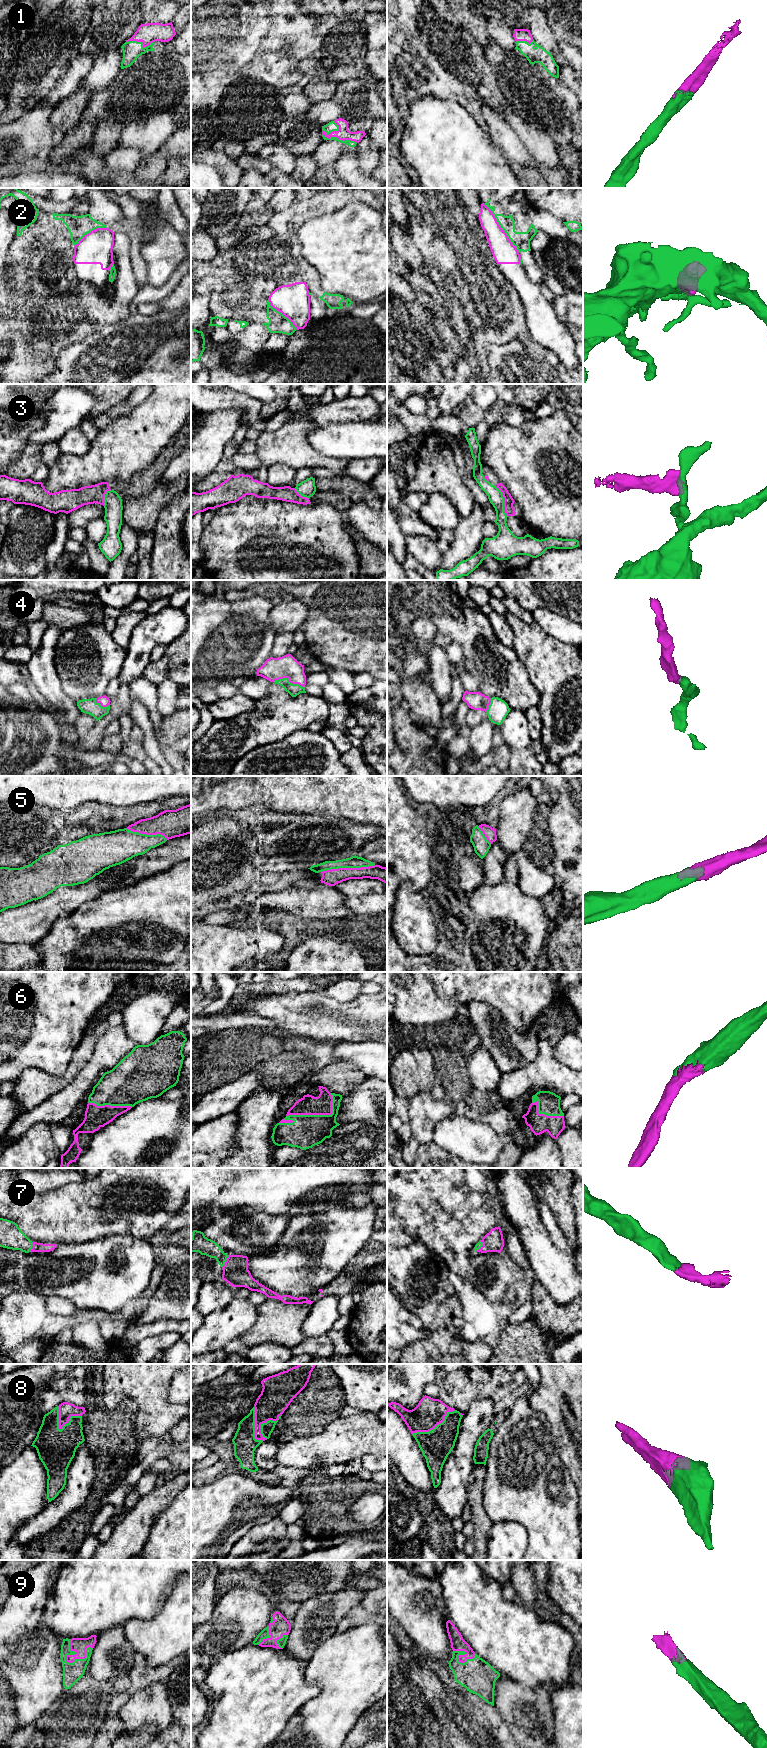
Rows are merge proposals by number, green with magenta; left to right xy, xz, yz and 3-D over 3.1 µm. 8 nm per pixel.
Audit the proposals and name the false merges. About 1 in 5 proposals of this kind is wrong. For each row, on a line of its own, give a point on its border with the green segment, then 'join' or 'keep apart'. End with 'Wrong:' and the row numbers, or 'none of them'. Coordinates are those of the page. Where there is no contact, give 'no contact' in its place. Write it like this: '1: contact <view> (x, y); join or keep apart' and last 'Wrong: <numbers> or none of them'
1: contact xz (339, 140); join
2: contact yz (501, 227); keep apart
3: contact yz (503, 501); keep apart
4: contact xz (288, 680); join
5: contact xz (347, 867); join
6: contact xz (317, 1115); join
7: contact xz (225, 1261); join
8: contact xy (69, 1418); join
9: contact xy (82, 1659); join
Wrong: 2, 3

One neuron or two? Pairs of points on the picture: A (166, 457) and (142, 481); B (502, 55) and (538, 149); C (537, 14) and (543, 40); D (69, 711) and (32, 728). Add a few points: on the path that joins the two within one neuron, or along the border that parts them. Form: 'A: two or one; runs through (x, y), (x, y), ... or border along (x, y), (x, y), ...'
A: one; runs through (160, 463), (148, 475)
B: two; border along (516, 113), (530, 123), (541, 127), (547, 134)
C: one; runs through (538, 20), (538, 27), (542, 34)
D: two; border along (55, 718), (60, 731)

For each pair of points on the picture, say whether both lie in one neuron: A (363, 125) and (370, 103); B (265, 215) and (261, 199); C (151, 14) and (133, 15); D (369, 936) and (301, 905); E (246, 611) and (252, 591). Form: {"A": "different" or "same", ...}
{"A": "different", "B": "different", "C": "different", "D": "different", "E": "different"}

